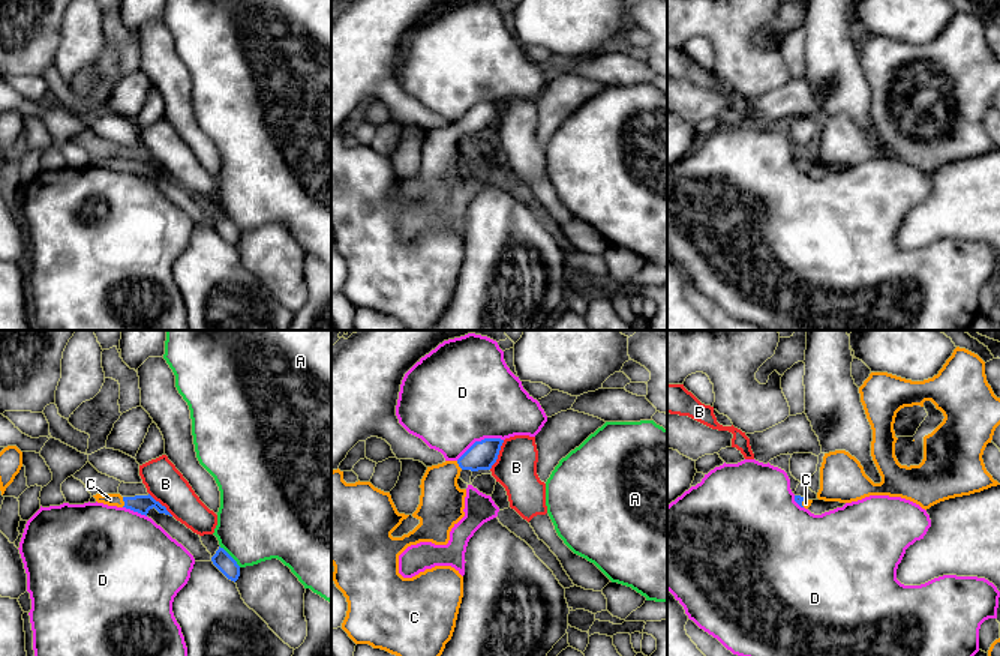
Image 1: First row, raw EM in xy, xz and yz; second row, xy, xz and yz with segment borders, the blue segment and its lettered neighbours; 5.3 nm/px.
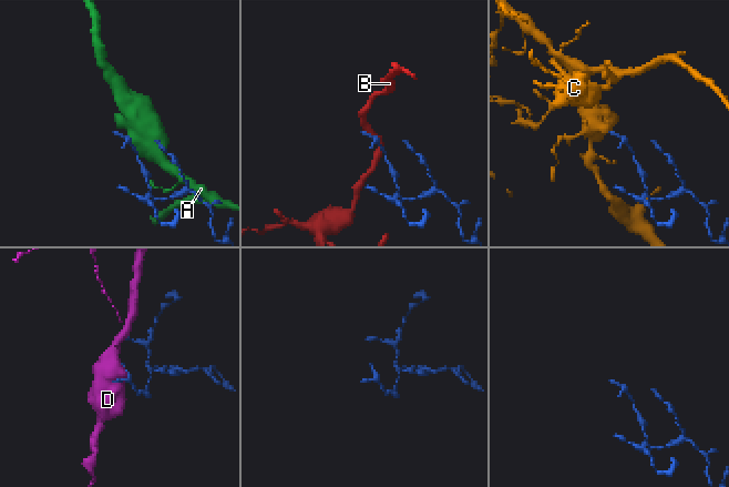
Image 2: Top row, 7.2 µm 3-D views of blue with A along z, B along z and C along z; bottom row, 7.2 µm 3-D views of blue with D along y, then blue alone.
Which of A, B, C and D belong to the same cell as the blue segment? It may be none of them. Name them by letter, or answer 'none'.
C

